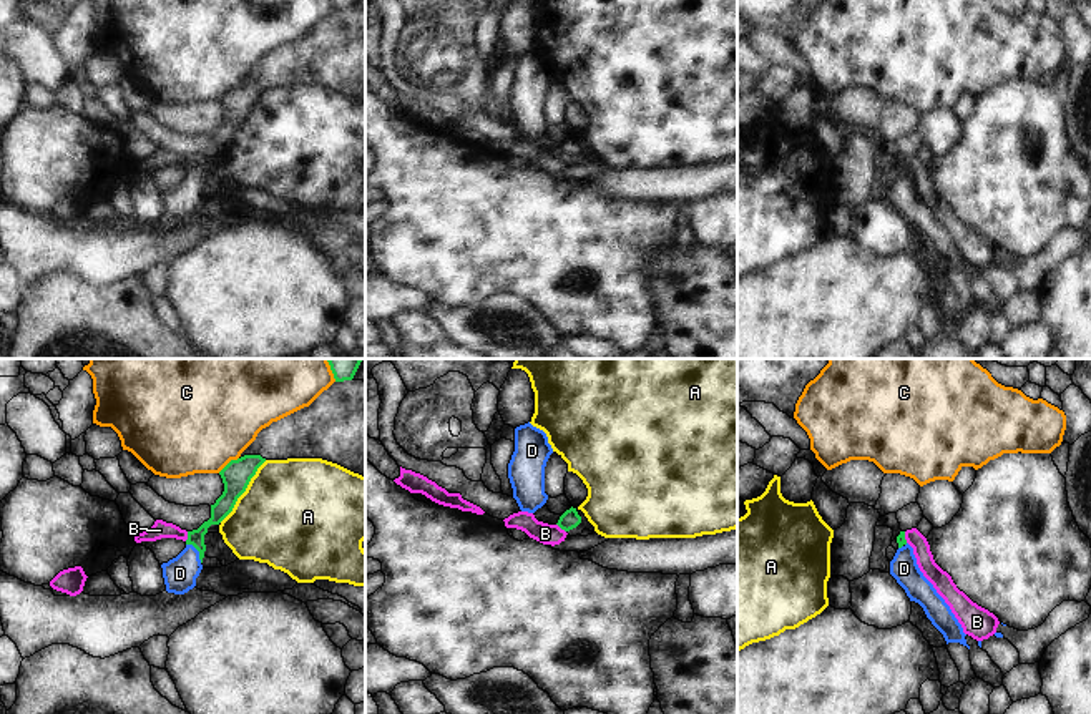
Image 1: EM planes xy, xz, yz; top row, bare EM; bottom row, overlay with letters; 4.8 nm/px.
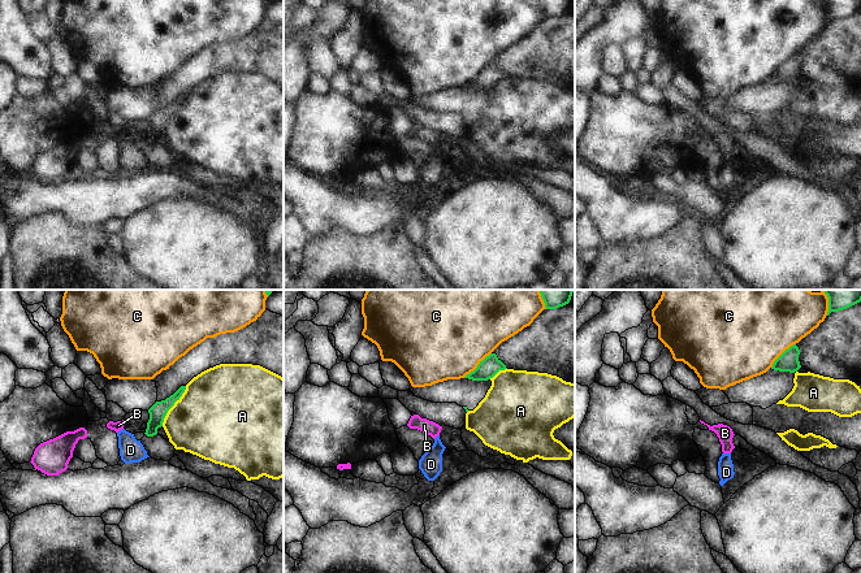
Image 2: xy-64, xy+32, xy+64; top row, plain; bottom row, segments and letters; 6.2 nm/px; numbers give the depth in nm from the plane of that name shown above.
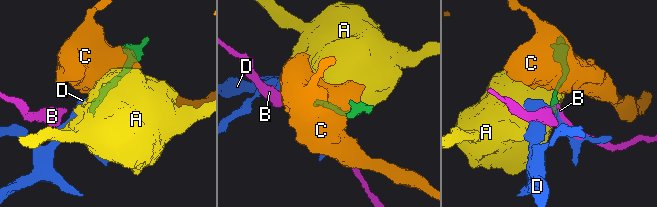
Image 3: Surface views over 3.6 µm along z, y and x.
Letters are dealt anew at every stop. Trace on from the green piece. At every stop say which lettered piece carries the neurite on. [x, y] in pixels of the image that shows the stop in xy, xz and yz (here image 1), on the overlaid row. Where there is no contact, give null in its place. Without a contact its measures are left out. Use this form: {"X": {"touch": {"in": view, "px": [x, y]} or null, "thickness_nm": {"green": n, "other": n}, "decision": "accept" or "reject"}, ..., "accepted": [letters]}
{"A": {"touch": {"in": "xy", "px": [244, 490]}, "thickness_nm": {"green": 140, "other": 500}, "decision": "reject"}, "B": {"touch": {"in": "xy", "px": [188, 537]}, "thickness_nm": {"green": 90, "other": 80}, "decision": "reject"}, "C": {"touch": {"in": "xy", "px": [229, 462]}, "thickness_nm": {"green": 140, "other": 500}, "decision": "reject"}, "D": {"touch": {"in": "xy", "px": [198, 550]}, "thickness_nm": {"green": 90, "other": 160}, "decision": "accept"}, "accepted": ["D"]}

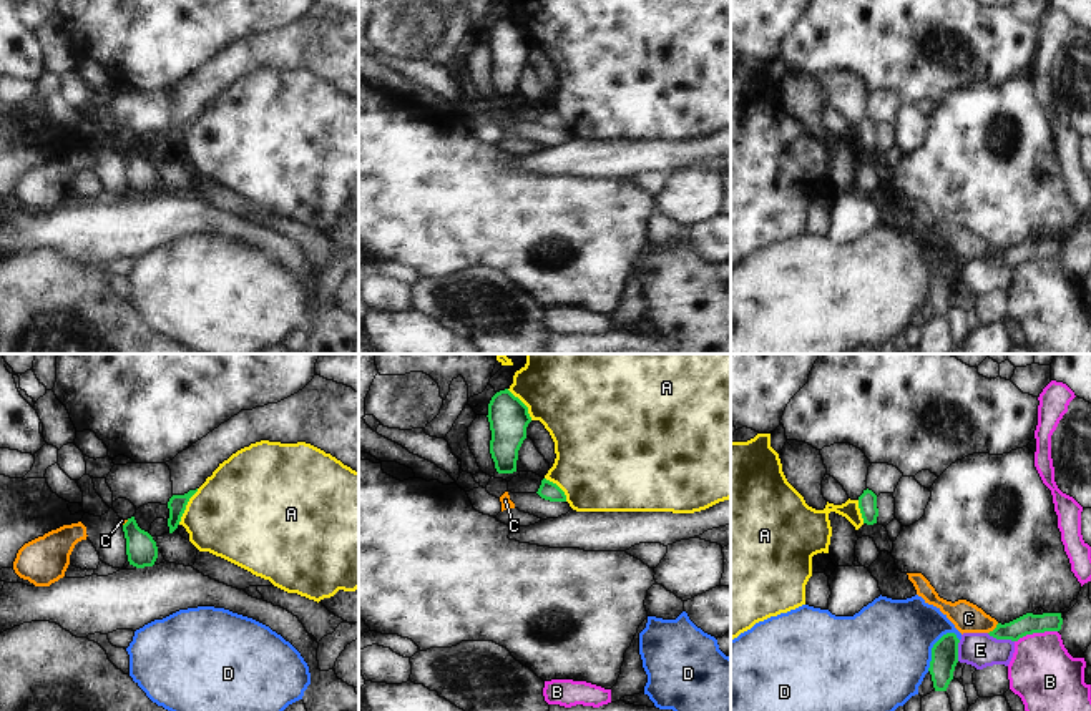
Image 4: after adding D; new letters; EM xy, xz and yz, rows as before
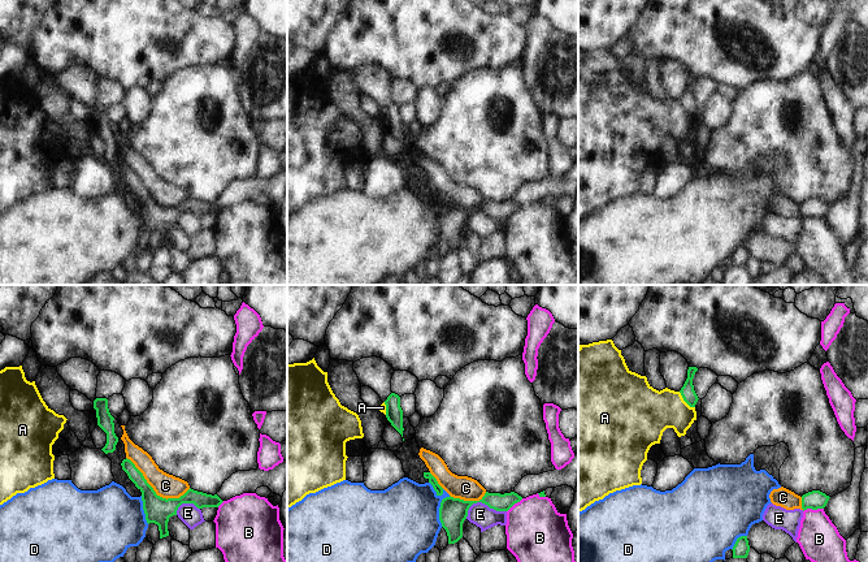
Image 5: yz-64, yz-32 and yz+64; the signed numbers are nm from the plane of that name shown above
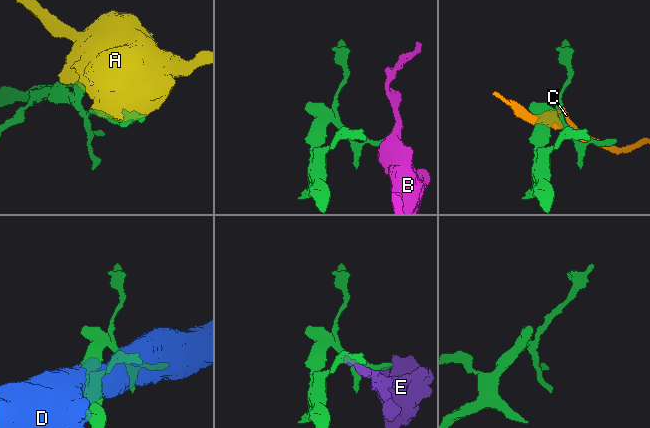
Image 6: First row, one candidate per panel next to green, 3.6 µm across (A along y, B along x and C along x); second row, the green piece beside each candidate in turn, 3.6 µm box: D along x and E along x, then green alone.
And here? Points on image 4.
{"A": {"touch": {"in": "xy", "px": [185, 507]}, "thickness_nm": {"green": 90, "other": 420}, "decision": "reject"}, "B": {"touch": {"in": "yz", "px": [1035, 632]}, "thickness_nm": {"green": 100, "other": 320}, "decision": "reject"}, "C": {"touch": {"in": "yz", "px": [995, 628]}, "thickness_nm": {"green": 100, "other": 140}, "decision": "reject"}, "D": {"touch": {"in": "yz", "px": [932, 648]}, "thickness_nm": {"green": 130, "other": 460}, "decision": "reject"}, "E": {"touch": {"in": "yz", "px": [1000, 638]}, "thickness_nm": {"green": 100, "other": 170}, "decision": "reject"}, "accepted": []}

